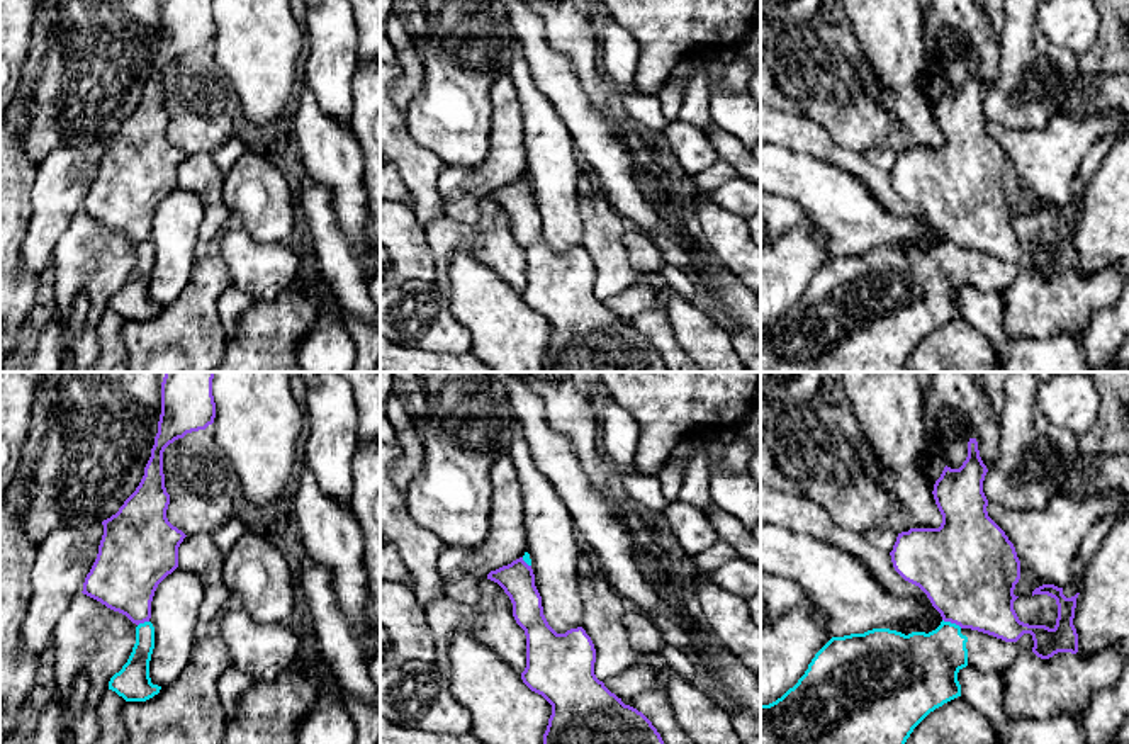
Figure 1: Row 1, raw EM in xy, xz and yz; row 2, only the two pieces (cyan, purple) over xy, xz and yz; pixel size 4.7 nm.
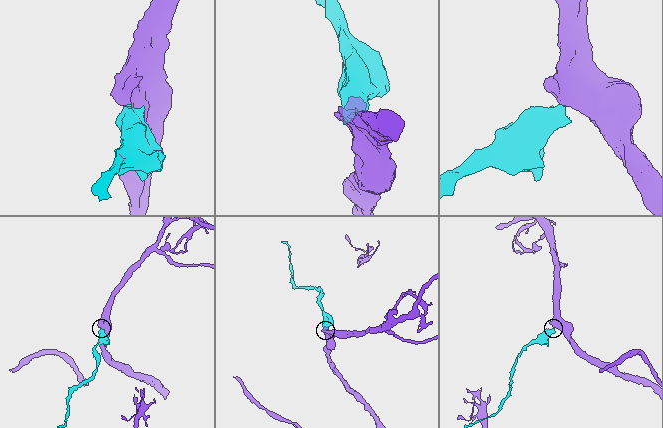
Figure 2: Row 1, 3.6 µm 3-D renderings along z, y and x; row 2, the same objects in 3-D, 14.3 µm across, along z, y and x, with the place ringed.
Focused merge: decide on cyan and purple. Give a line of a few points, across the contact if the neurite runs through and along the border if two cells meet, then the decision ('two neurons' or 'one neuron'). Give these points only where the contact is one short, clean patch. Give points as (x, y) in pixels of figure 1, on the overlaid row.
line yz (943, 619), (961, 627); two neurons

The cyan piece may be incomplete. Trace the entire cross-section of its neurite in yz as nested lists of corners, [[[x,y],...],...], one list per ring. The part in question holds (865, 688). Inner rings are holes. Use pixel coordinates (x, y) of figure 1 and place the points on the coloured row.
[[[944,620],[929,634],[905,635],[890,628],[873,628],[864,634],[832,637],[793,688],[776,702],[761,705],[761,744],[905,744],[930,712],[961,696],[958,673],[963,668],[969,664],[980,673],[1003,674],[1020,652],[1032,647],[1031,634],[1024,634],[1017,642],[1005,642]]]

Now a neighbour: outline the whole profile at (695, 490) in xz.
[[[699,430],[684,440],[693,447],[693,455],[684,469],[677,499],[689,503],[701,511],[708,511],[715,504],[710,494],[708,467],[708,447],[715,437],[716,431],[713,430]]]

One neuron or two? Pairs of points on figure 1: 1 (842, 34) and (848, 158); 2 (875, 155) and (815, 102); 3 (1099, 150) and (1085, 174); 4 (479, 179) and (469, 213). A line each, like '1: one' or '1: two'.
1: two
2: two
3: one
4: one

